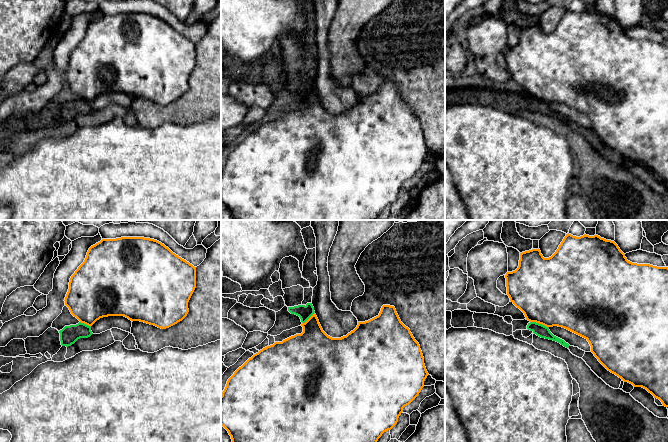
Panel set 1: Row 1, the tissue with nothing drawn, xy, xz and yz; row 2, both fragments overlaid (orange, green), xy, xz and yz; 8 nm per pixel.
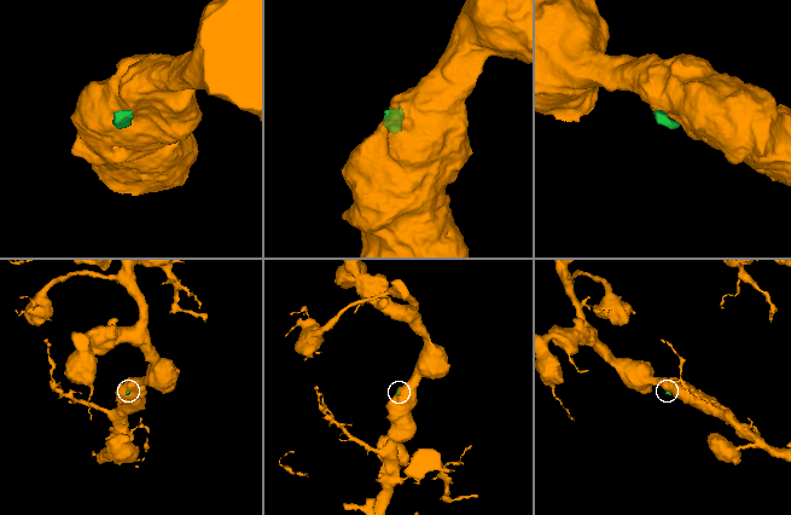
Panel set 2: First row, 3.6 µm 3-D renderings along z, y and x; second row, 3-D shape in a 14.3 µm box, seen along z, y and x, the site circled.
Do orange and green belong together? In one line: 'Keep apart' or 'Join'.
Keep apart

